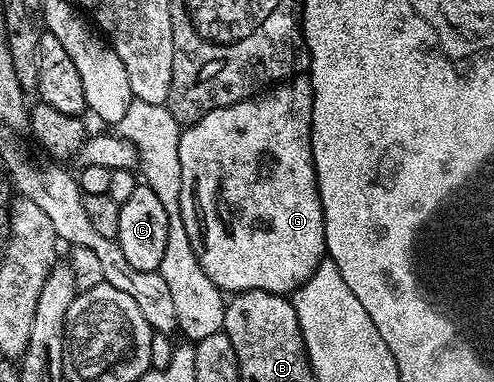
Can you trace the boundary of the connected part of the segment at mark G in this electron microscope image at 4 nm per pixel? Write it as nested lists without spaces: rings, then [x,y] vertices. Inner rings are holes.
[[[295,75],[257,95],[248,97],[244,101],[237,101],[234,105],[226,105],[223,109],[208,111],[198,121],[185,126],[179,135],[180,170],[183,176],[180,186],[180,215],[183,216],[184,228],[188,233],[188,240],[192,251],[199,261],[203,273],[221,291],[233,295],[247,293],[255,289],[265,293],[293,294],[299,285],[303,285],[314,273],[318,262],[323,260],[326,253],[326,236],[324,235],[324,215],[318,194],[318,180],[314,170],[314,156],[310,146],[310,116],[312,115],[312,99],[314,92],[310,86],[309,76]]]

